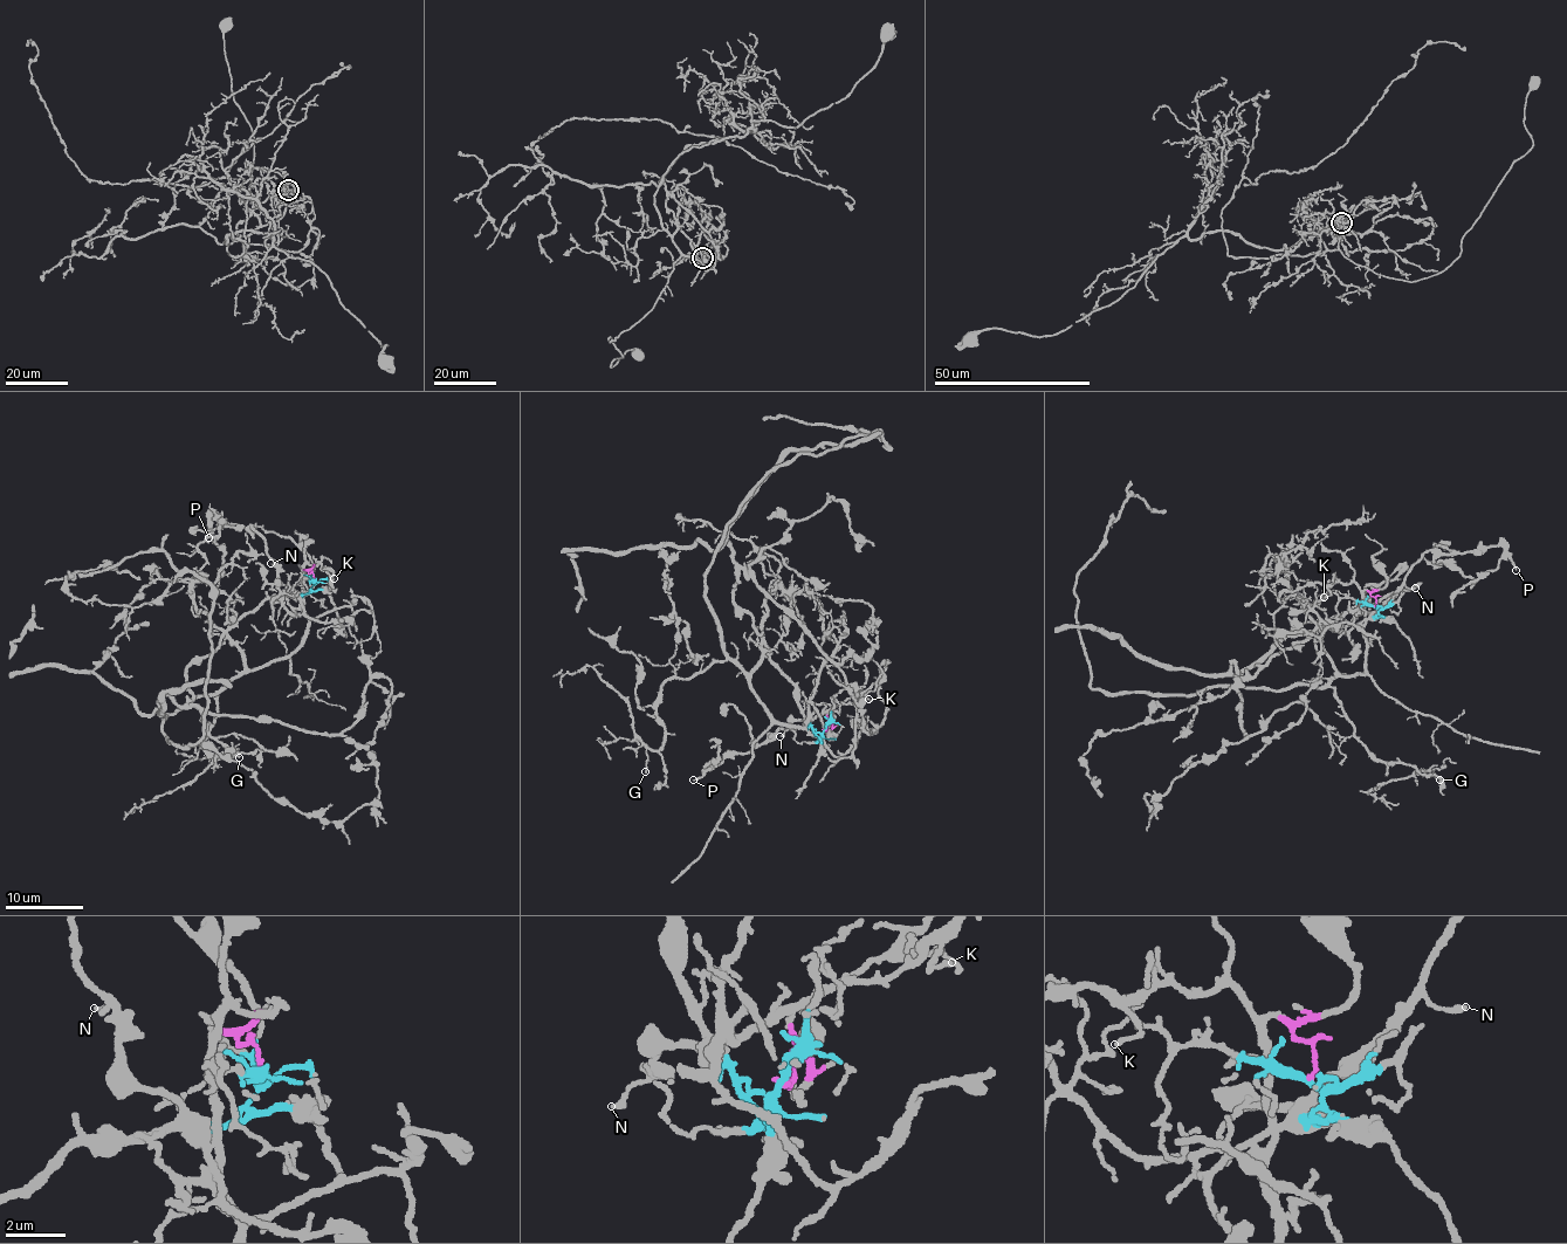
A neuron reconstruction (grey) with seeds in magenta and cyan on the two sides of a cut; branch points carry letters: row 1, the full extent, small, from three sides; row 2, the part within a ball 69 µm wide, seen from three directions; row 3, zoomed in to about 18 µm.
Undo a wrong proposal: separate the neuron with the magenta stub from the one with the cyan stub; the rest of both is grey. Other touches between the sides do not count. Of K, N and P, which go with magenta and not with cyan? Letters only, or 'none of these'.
K

